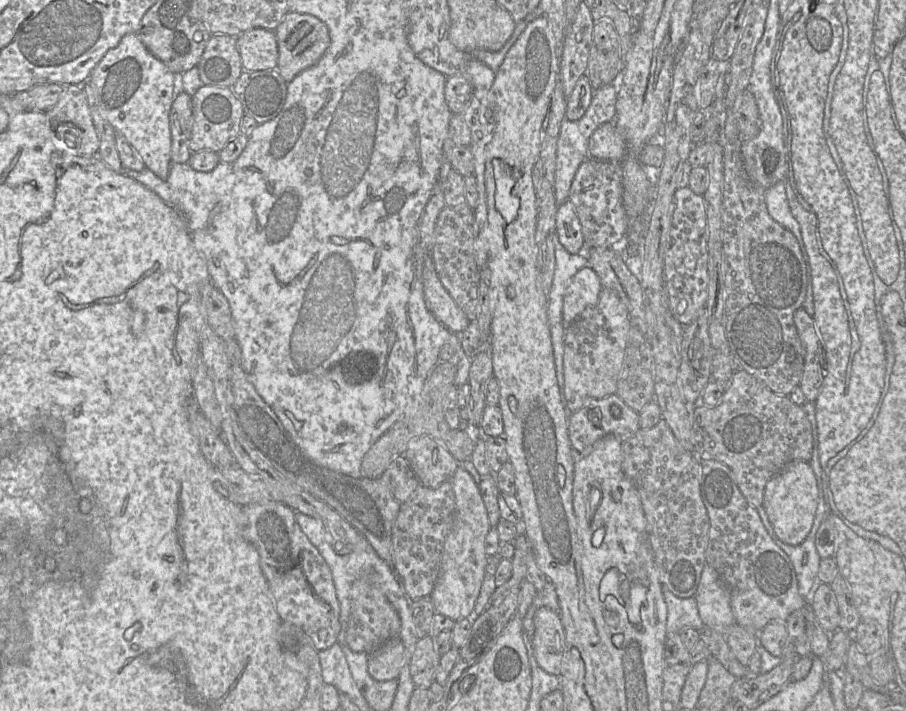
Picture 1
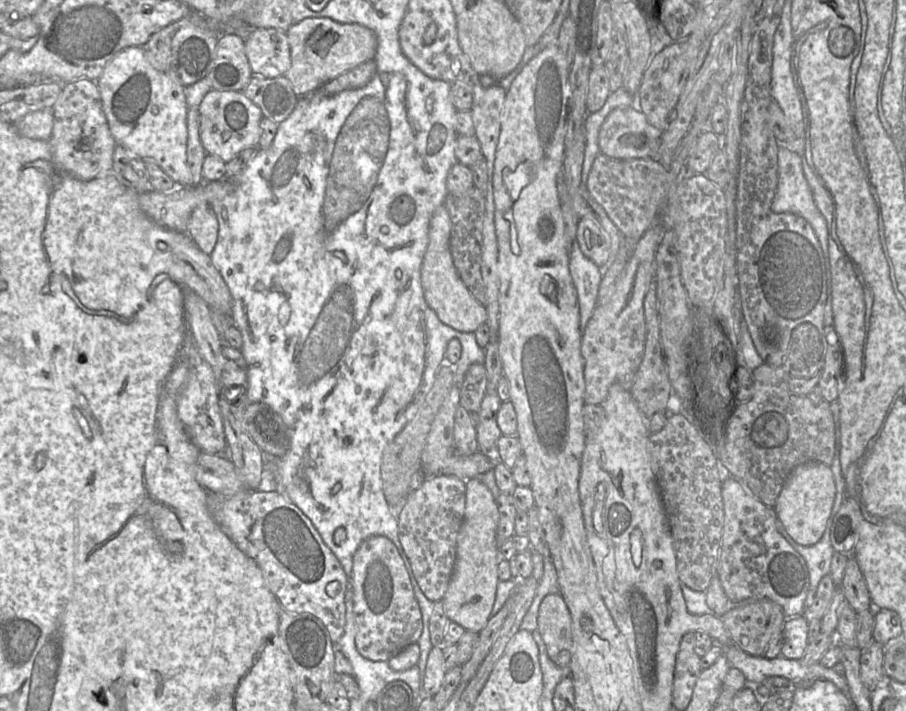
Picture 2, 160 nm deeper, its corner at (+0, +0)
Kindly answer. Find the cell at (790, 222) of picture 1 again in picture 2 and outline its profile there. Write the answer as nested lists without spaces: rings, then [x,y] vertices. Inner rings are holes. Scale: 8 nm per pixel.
[[[780,147],[778,151],[778,184],[771,210],[776,213],[793,213],[809,222],[826,252],[828,229],[823,215],[815,205],[809,184],[802,169],[802,157]]]

